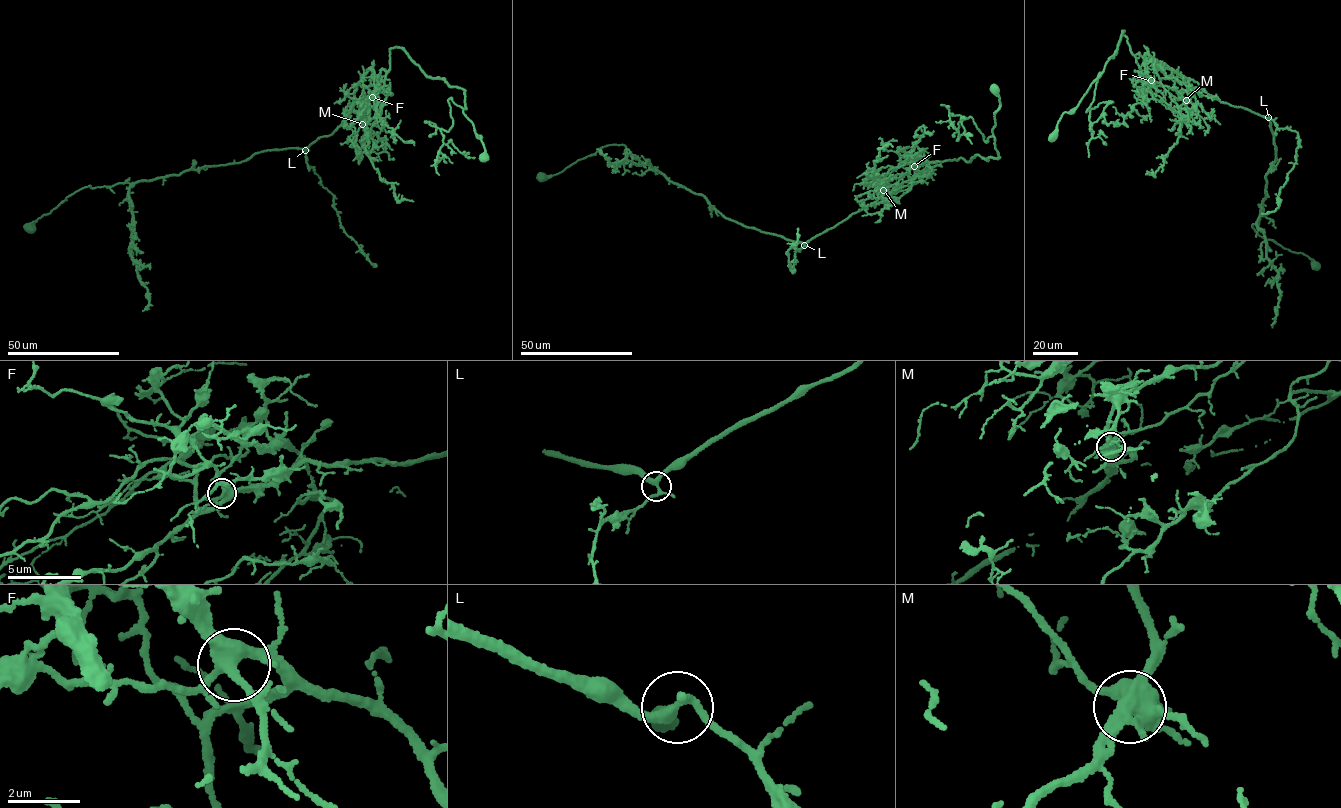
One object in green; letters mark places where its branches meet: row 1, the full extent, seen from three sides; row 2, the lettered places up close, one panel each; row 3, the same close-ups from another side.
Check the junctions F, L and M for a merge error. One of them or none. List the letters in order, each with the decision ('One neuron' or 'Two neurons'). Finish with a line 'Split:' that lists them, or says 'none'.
F: One neuron
L: One neuron
M: Two neurons
Split: M

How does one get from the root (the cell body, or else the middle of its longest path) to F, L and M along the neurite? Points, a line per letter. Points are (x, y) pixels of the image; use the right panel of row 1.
F: (1052, 137), (1062, 114), (1071, 113), (1105, 64), (1114, 56), (1123, 31), (1139, 68), (1151, 80)
L: (1052, 137), (1062, 114), (1076, 107), (1114, 56), (1123, 31), (1134, 55), (1190, 79), (1221, 102), (1268, 117)
M: (1052, 137), (1062, 114), (1076, 107), (1114, 56), (1123, 31), (1142, 73), (1187, 99)

